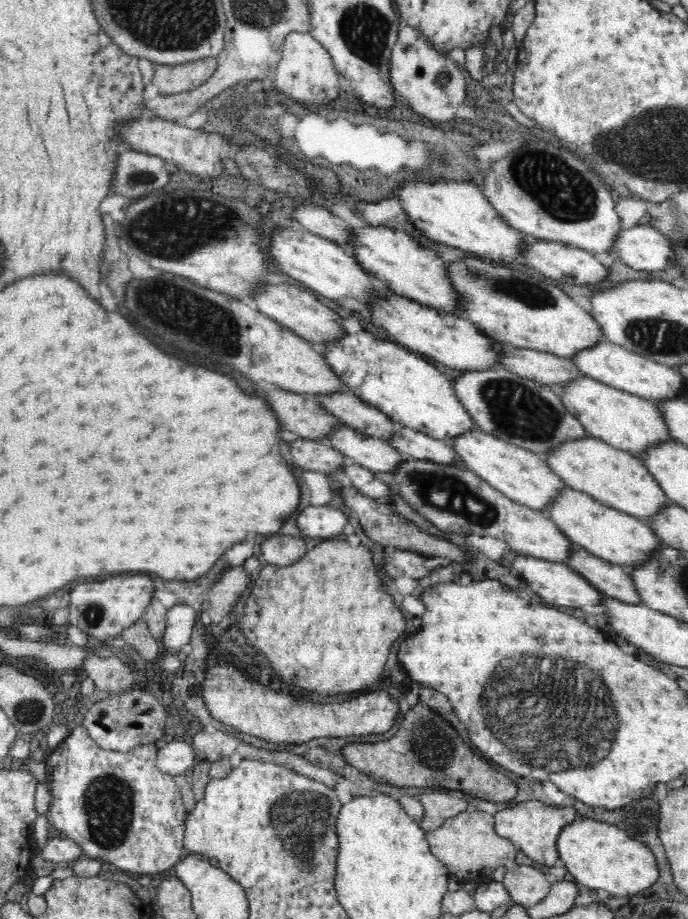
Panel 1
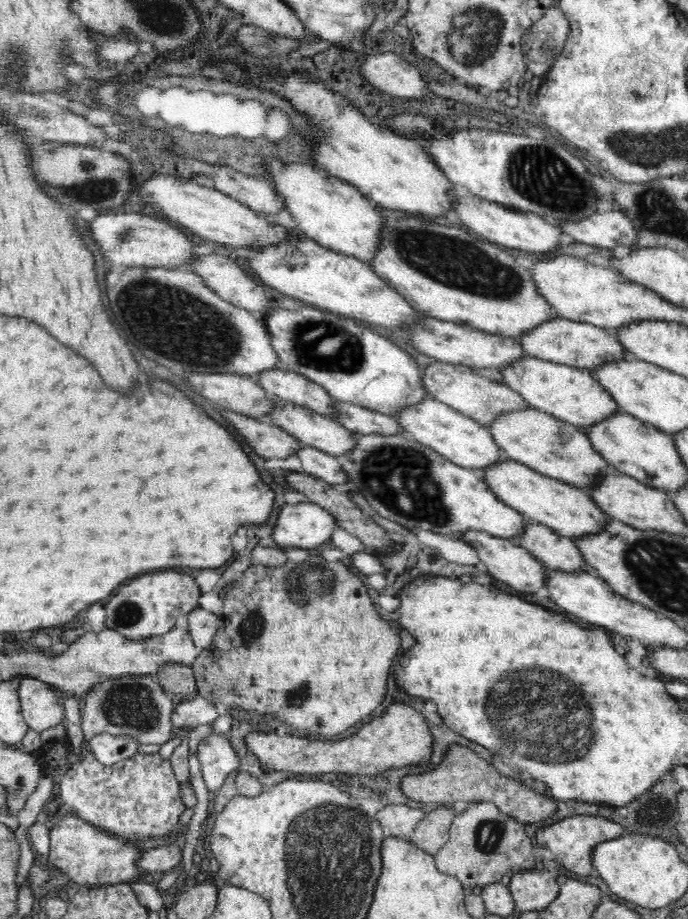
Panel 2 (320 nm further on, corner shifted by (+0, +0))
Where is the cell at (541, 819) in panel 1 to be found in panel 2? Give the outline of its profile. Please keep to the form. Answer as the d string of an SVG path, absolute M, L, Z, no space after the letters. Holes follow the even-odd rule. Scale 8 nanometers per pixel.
M578 814L556 822L536 834L537 842L542 847L548 848L555 856L555 860L565 866L568 870L576 872L580 876L588 876L594 866L592 866L592 848L604 840L614 840L629 832L622 828L617 822L612 822L610 818L600 818L597 814Z

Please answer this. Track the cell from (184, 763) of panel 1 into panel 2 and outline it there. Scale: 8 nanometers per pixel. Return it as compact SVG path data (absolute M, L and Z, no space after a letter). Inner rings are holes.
M212 733L198 744L196 758L211 793L218 790L230 772L238 769L238 756L226 734Z

